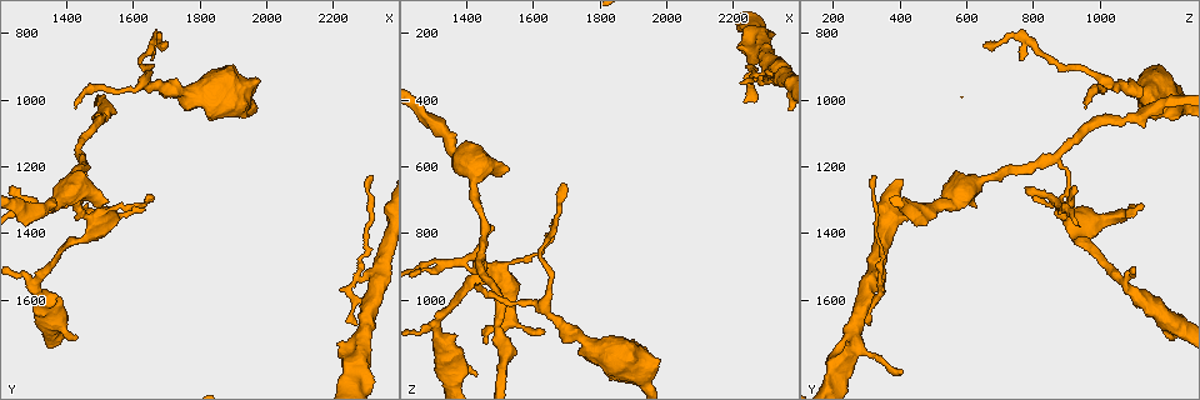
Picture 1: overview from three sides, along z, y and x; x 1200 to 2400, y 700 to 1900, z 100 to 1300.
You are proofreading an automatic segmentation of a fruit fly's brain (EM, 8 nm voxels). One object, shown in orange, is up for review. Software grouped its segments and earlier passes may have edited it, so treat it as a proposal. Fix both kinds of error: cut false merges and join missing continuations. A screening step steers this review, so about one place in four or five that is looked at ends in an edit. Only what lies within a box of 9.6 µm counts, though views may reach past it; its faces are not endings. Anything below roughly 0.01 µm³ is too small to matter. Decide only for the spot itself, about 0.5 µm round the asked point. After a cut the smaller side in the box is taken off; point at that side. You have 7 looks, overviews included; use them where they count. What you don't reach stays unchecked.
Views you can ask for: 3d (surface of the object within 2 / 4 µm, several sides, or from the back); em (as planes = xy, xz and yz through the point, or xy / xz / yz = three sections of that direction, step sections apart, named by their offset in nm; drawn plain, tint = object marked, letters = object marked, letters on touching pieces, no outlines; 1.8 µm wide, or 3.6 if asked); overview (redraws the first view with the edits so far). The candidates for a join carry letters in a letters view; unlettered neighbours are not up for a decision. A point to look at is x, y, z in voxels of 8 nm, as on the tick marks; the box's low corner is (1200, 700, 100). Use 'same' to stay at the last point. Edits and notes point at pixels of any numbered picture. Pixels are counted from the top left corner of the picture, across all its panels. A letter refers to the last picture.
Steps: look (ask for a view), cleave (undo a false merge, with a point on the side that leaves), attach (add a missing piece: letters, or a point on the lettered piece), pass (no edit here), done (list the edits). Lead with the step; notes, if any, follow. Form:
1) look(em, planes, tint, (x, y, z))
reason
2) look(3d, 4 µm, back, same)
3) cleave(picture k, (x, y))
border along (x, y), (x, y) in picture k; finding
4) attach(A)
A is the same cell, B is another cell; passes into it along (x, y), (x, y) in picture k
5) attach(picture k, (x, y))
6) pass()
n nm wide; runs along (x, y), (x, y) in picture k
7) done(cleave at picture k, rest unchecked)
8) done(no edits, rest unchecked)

look(3d, 4 µm, (1980, 940, 1170))
branch stops here

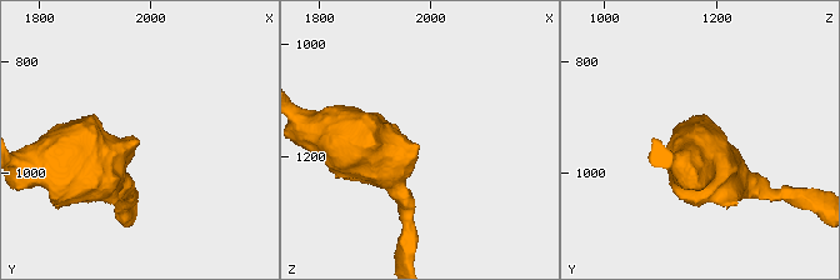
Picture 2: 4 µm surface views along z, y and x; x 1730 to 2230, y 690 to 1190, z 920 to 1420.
look(em, planes, letters, (1970, 935, 1175))

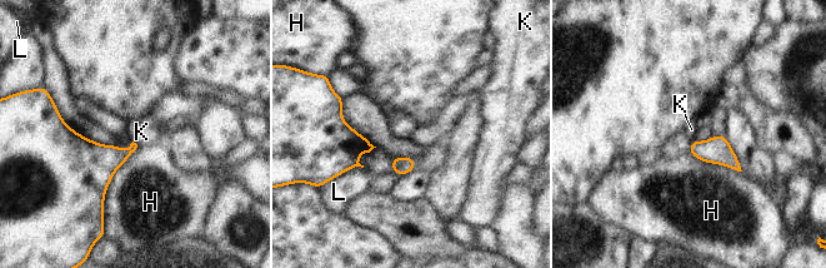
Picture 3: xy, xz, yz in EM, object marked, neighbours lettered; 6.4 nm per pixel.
pass()
H touches over 550 nm; H, K and L are other cells; none of them fits

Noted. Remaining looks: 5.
look(em, planes, letters, (1630, 1320, 1100))
branch stops here

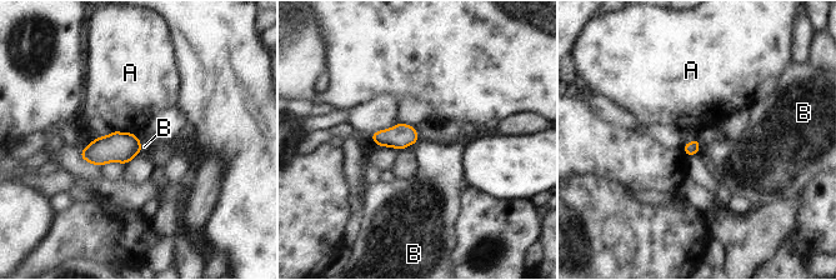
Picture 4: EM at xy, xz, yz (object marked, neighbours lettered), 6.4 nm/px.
pass()
A touches over 160 nm; A and B are other cells; border along (697, 136), (700, 143) in picture 4; none of them fits

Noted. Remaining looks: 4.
look(em, planes, letters, (1430, 1710, 1240))
branch stops here

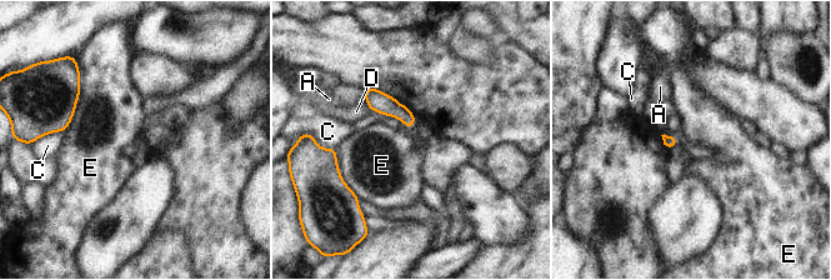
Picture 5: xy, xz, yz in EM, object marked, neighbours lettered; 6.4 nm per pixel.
pass()
A, C, D and E are other cells; border along (80, 71), (80, 95), (65, 129) in picture 5; no lettered piece goes on from it

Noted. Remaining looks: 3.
done(no edits, rest unchecked)

